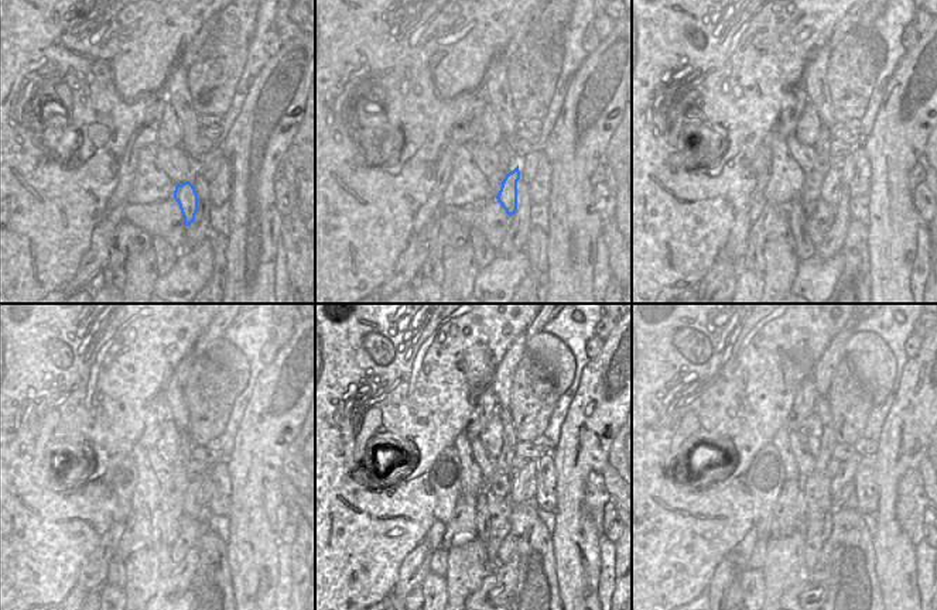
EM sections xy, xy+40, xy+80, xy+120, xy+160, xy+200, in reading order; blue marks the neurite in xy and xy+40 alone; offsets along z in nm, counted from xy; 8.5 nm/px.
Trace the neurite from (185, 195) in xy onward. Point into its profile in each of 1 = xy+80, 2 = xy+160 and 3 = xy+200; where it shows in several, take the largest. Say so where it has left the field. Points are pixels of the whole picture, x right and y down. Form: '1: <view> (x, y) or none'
1: xy+80 (830, 188)
2: xy+160 (527, 472)
3: xy+200 (847, 469)

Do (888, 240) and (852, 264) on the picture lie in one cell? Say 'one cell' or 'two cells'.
two cells

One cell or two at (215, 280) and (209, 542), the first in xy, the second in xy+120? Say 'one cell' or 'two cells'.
one cell

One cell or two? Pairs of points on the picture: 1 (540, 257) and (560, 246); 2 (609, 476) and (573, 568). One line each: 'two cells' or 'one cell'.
1: two cells
2: two cells

